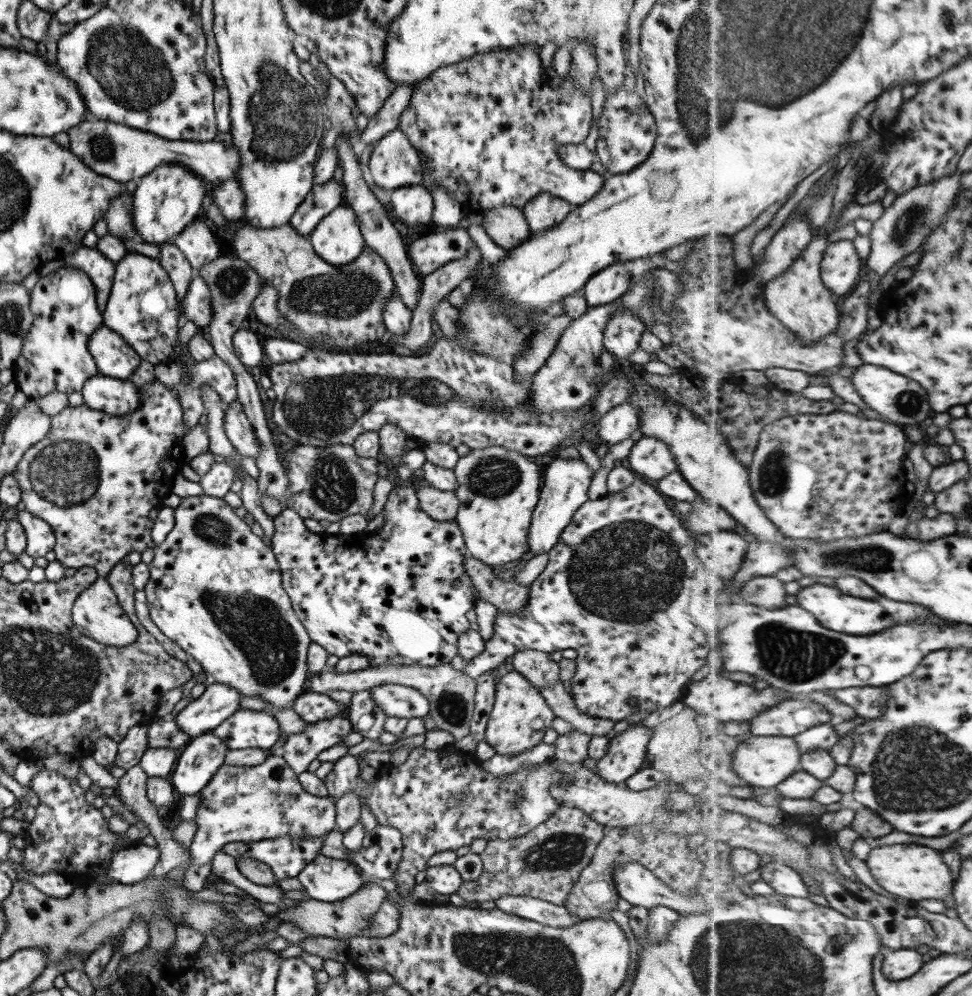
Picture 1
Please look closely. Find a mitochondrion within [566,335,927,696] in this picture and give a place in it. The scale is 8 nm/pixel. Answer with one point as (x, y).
(793, 655)

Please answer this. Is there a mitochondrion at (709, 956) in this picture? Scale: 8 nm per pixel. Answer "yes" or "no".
yes

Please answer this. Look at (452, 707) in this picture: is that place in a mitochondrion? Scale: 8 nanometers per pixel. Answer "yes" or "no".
yes

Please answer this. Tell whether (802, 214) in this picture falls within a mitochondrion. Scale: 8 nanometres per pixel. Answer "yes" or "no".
no

